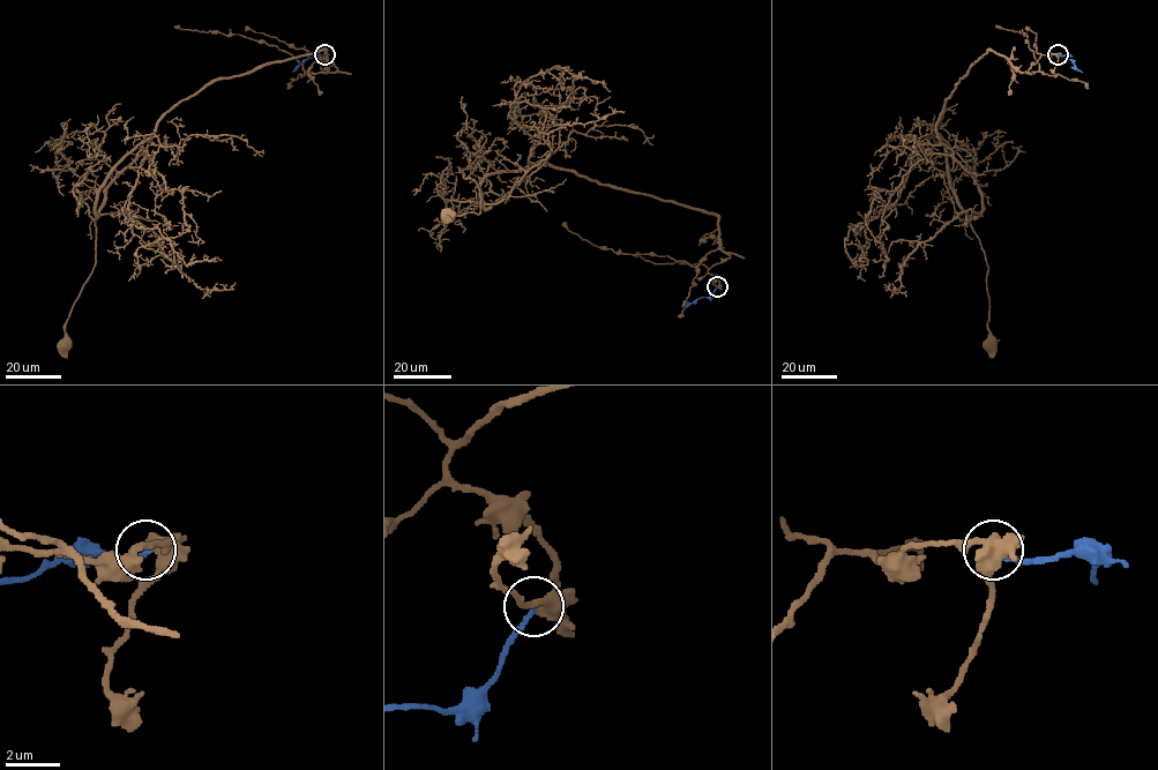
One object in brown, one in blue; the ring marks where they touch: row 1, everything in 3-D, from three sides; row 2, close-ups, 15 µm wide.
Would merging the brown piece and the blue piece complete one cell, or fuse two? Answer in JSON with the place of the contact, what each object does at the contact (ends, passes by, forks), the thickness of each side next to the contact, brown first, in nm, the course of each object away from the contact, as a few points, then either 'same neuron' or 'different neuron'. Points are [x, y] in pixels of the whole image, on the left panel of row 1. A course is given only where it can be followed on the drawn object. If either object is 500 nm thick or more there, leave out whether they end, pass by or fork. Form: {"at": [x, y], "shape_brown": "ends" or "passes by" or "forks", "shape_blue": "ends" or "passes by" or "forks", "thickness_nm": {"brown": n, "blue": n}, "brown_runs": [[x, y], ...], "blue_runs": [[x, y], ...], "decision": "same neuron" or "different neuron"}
{"at": [325, 54], "shape_brown": "passes by", "shape_blue": "ends", "thickness_nm": {"brown": 460, "blue": 190}, "brown_runs": [[325, 54], [315, 55], [335, 72], [316, 50], [213, 80], [111, 173], [66, 344]], "blue_runs": [[325, 54], [309, 57], [292, 72]], "decision": "different neuron"}

